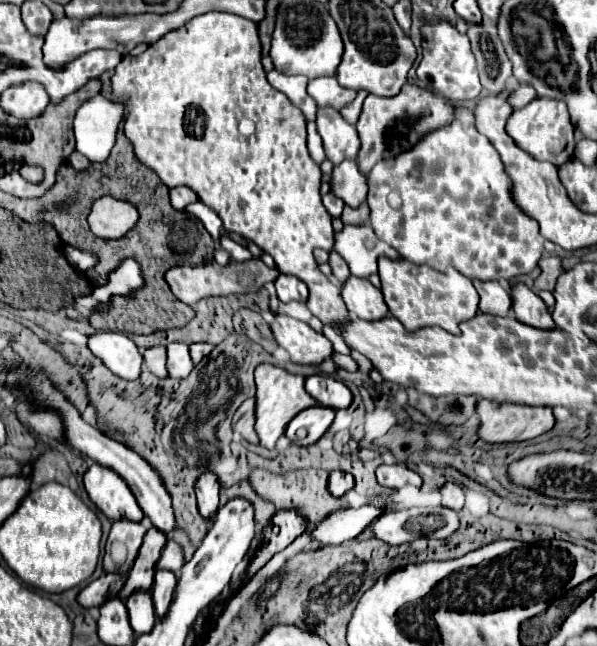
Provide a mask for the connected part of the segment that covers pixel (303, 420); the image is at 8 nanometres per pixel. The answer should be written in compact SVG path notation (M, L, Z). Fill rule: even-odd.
M316 405L316 407L310 407L308 411L300 411L300 415L296 415L296 419L292 419L292 423L288 423L288 431L284 435L292 443L308 447L326 433L326 429L332 425L332 421L334 421L334 411L330 407ZM300 427L304 427L308 431L308 435L304 439L296 437L296 431Z

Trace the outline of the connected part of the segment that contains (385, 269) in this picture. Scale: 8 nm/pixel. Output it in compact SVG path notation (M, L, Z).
M378 259L378 275L382 281L382 293L384 301L390 309L390 313L408 329L416 331L428 325L438 325L446 329L448 333L458 335L458 323L472 319L478 313L480 295L476 293L476 287L472 285L472 279L462 275L460 271L448 267L446 271L438 271L430 265L416 267L414 263L406 259Z

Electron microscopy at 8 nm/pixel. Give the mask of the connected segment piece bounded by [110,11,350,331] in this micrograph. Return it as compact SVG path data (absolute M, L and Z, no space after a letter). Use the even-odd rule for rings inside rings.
M210 11L210 13L204 13L200 17L190 19L184 27L166 33L162 39L158 39L156 43L152 43L142 55L136 55L136 57L124 55L122 61L118 63L112 79L110 79L112 81L112 93L114 93L114 97L130 97L130 101L132 101L130 115L124 121L124 135L132 143L134 155L138 157L138 161L142 165L146 165L148 169L152 169L166 187L178 187L178 185L190 187L198 195L198 199L202 203L206 203L208 207L212 207L218 213L218 217L222 219L226 231L240 233L240 235L248 237L250 241L254 241L258 247L262 247L266 253L270 253L274 257L276 267L280 269L280 273L294 275L294 277L302 279L308 285L308 291L310 291L310 297L306 301L306 307L310 309L310 313L314 317L318 317L324 325L328 325L328 327L332 327L332 329L338 331L340 327L344 327L350 321L348 319L348 309L346 309L346 305L344 305L344 301L340 297L340 287L338 285L332 285L332 281L326 275L320 273L320 269L318 269L314 257L312 257L312 251L316 247L330 251L332 249L332 235L334 235L332 217L326 211L326 207L322 205L322 197L320 197L322 171L320 171L320 165L314 163L312 157L310 157L310 153L308 153L308 147L306 147L306 121L304 121L302 111L298 107L294 107L284 93L280 93L278 89L274 89L266 81L266 71L264 71L260 59L262 59L260 39L258 39L258 29L256 29L256 23L254 21L236 17L232 13L216 13L216 11ZM242 119L252 119L256 123L256 133L254 135L244 137L238 131L238 123Z

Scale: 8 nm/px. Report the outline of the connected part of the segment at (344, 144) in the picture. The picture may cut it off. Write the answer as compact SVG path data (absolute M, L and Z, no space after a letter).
M332 107L318 109L316 129L324 141L326 157L338 165L344 159L356 159L360 151L360 139L354 125L350 125L340 111Z

